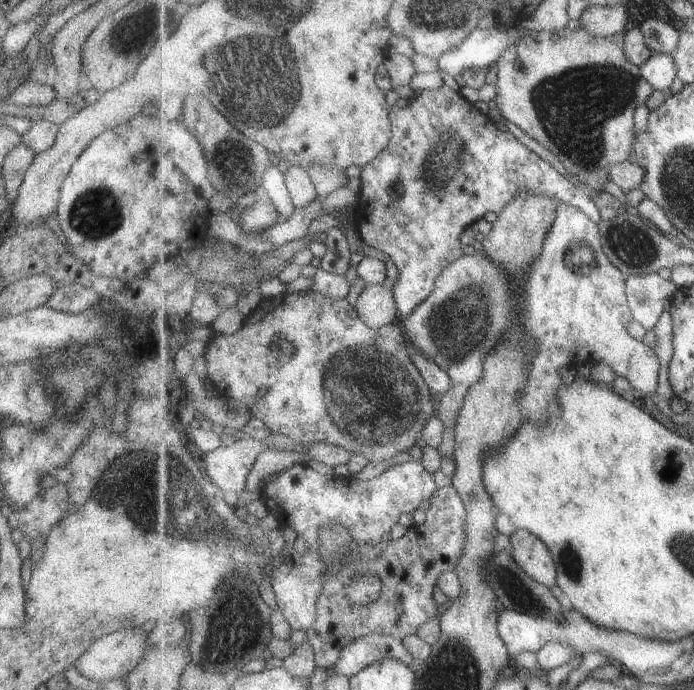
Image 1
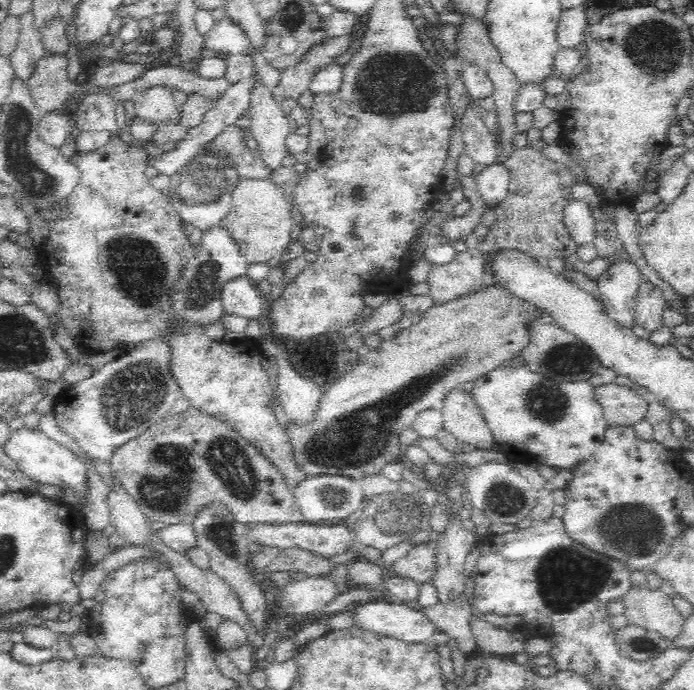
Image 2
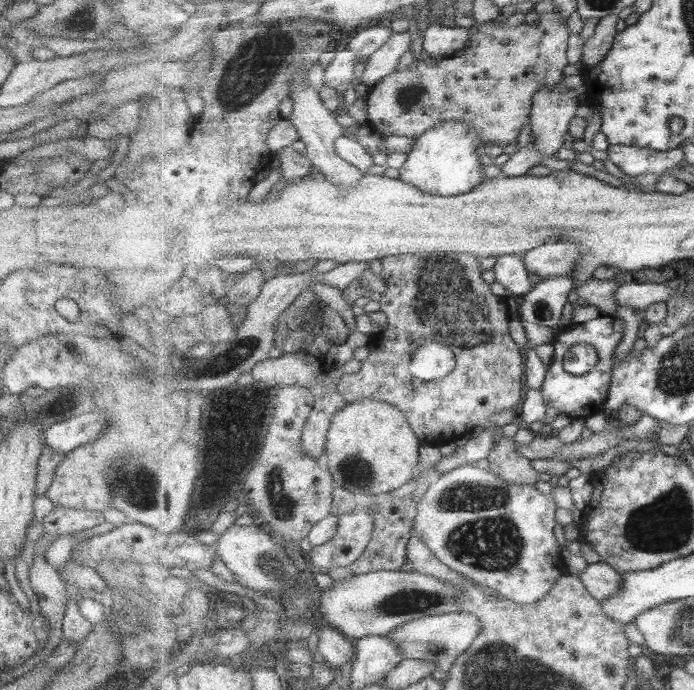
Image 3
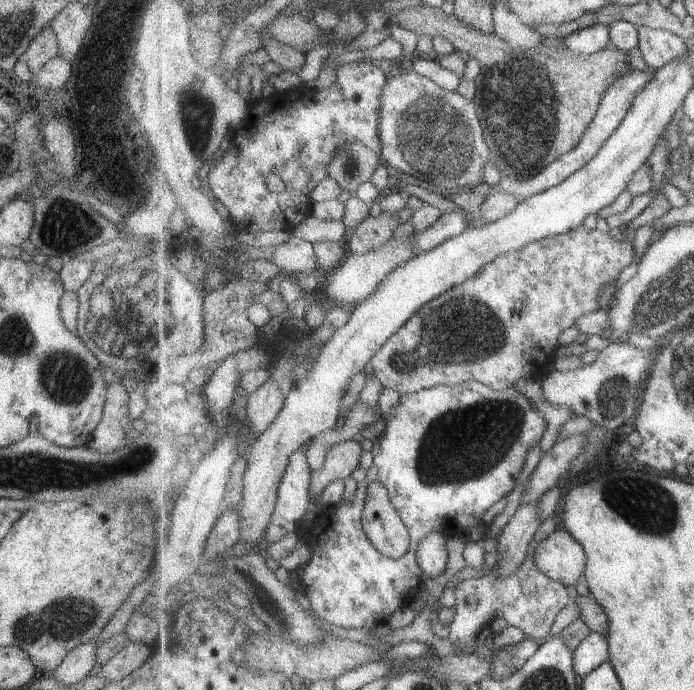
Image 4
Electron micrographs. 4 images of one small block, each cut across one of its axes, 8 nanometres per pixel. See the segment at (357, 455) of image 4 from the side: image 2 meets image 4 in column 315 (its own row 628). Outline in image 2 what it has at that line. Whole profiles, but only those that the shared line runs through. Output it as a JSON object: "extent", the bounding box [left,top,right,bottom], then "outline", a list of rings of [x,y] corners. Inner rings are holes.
{"extent":[470,619,526,656],"outline":[[[476,619],[470,625],[477,649],[482,652],[507,656],[508,654],[522,653],[526,650],[524,648],[524,637],[520,633],[498,628],[482,619]]]}

